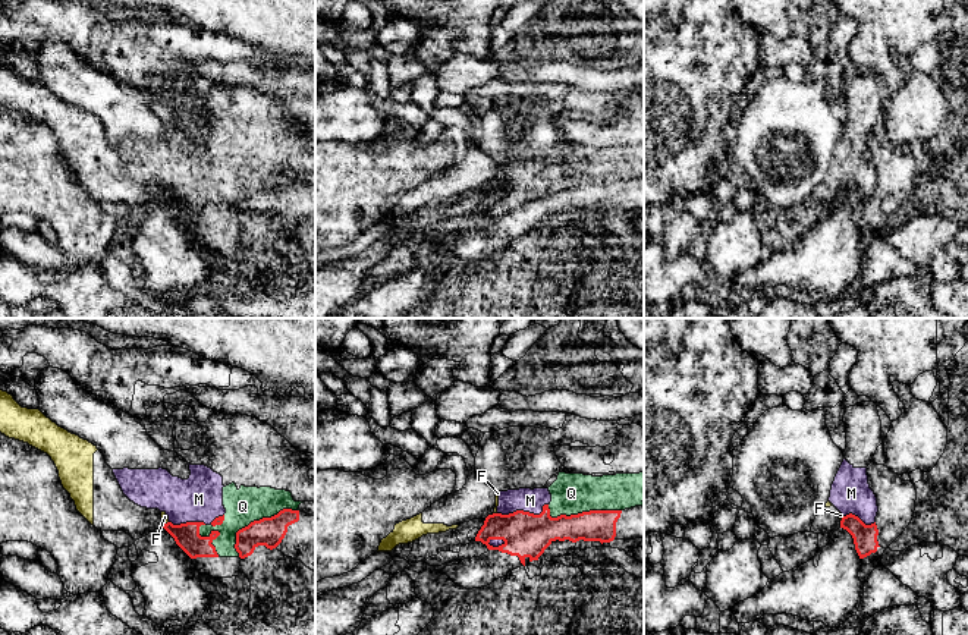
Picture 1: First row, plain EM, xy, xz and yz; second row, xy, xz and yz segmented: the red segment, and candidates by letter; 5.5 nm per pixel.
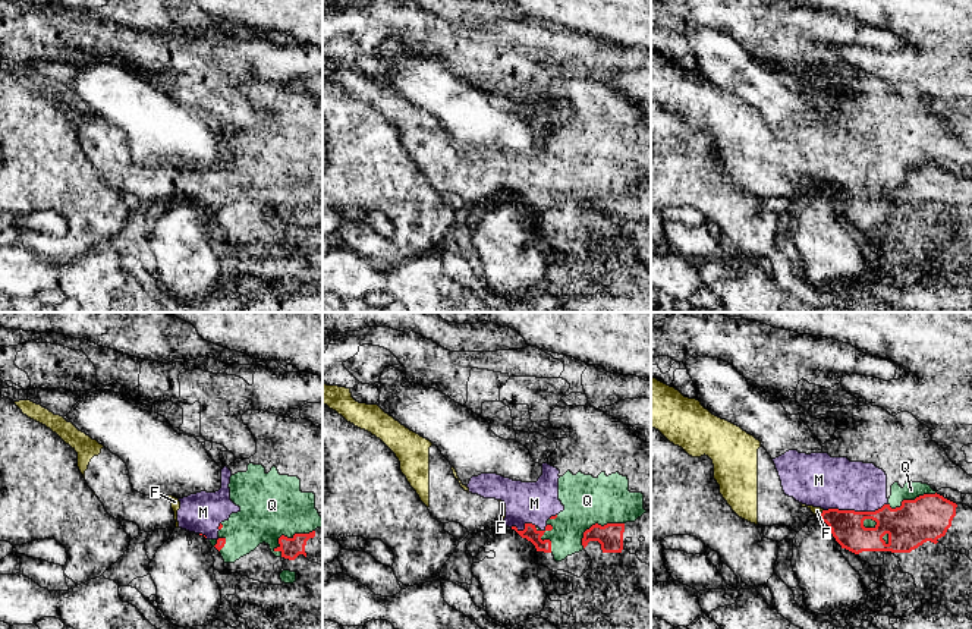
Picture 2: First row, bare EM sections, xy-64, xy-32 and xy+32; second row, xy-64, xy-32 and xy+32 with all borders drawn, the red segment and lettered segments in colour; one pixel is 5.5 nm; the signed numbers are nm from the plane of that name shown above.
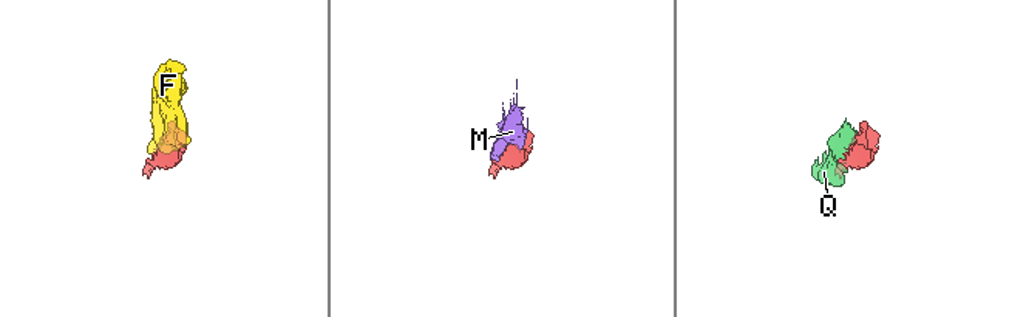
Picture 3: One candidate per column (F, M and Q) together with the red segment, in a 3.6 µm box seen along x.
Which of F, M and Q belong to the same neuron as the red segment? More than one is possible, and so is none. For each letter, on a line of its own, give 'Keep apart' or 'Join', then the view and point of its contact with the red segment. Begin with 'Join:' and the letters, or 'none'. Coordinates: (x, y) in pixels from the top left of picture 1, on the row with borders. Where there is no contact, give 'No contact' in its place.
Join: none
F: Keep apart. Touches red at yz (842, 519)
M: Keep apart. Touches red at xz (524, 512)
Q: Keep apart. Touches red at xy (255, 521)

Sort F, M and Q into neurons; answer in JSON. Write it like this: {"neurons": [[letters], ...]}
{"neurons": [["F", "M", "Q"]]}

